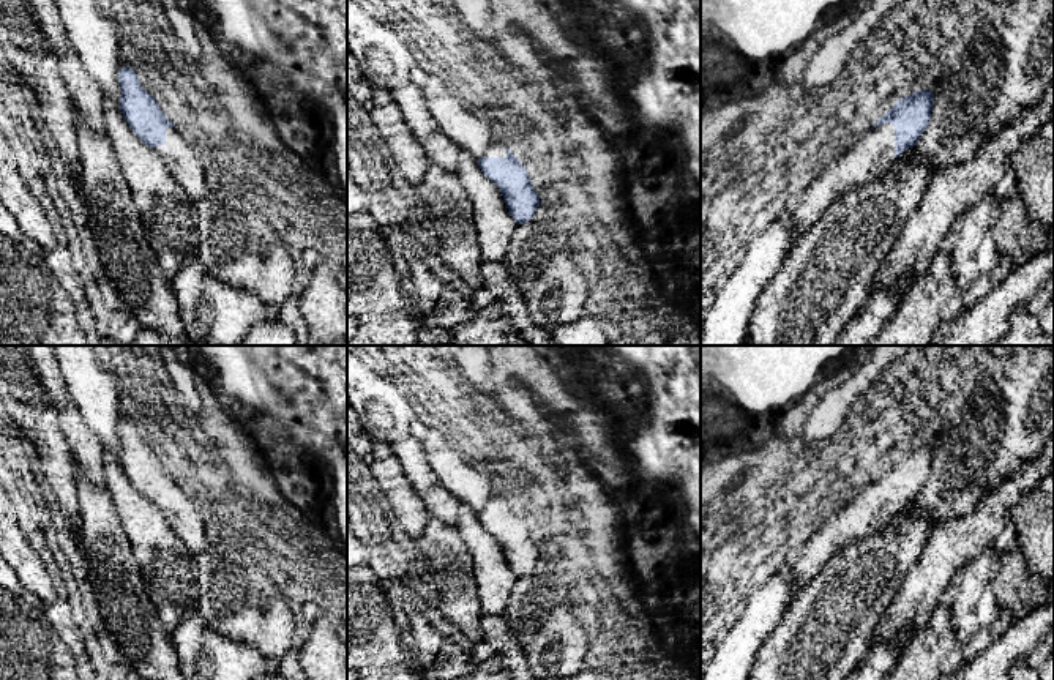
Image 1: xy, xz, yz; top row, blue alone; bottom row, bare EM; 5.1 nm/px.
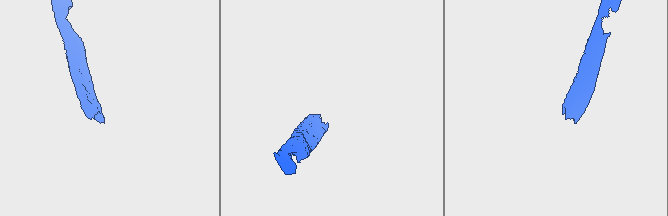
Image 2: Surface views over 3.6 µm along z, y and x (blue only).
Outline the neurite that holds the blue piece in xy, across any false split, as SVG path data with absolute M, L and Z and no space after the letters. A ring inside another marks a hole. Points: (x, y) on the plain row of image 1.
M129 420L120 423L118 435L120 464L126 476L145 499L156 503L174 533L197 557L208 546L205 524L197 508Z

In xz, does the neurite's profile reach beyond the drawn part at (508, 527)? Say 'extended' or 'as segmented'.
extended

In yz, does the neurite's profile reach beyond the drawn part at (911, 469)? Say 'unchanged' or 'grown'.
grown

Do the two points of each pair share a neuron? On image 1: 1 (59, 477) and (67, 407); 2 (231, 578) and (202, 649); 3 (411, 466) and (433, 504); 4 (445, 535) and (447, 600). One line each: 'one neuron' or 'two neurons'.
1: two neurons
2: two neurons
3: one neuron
4: one neuron

